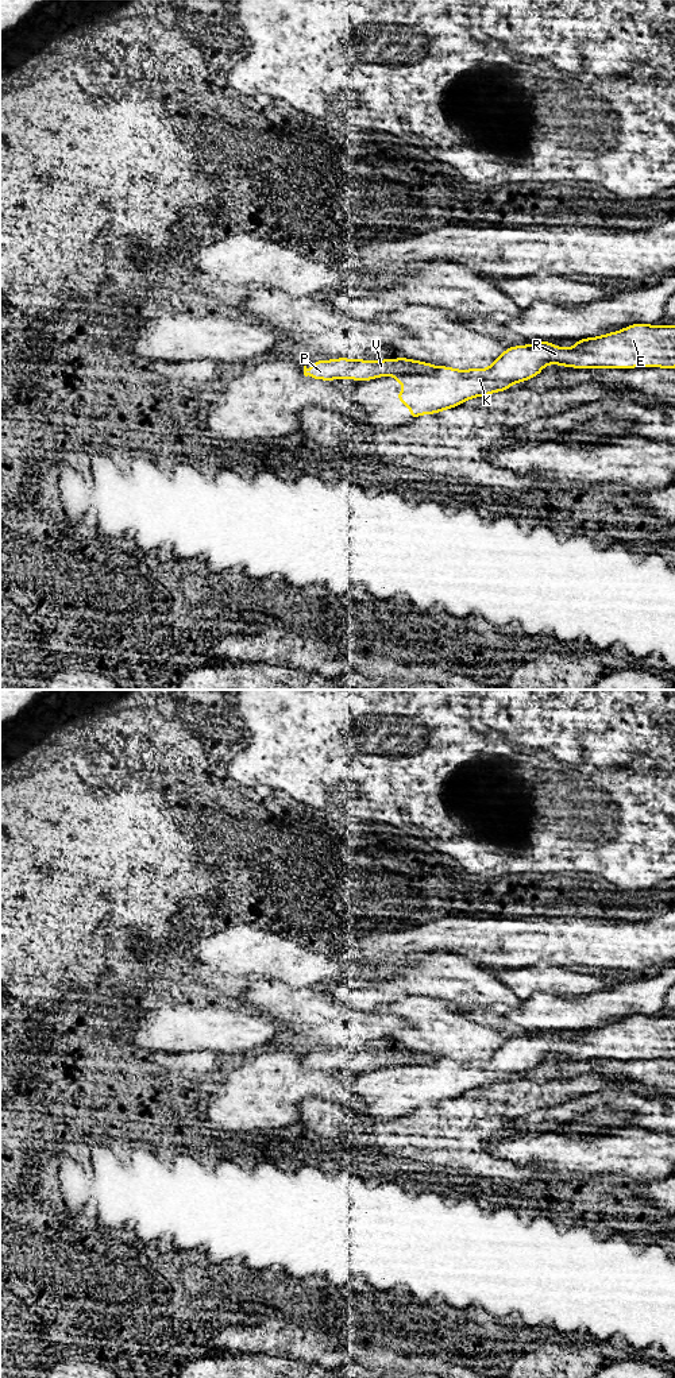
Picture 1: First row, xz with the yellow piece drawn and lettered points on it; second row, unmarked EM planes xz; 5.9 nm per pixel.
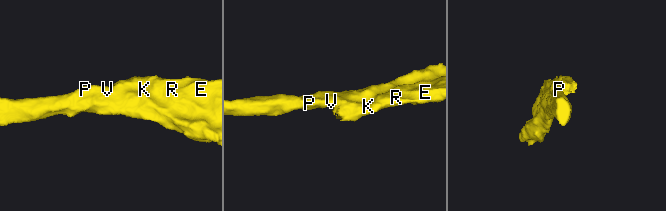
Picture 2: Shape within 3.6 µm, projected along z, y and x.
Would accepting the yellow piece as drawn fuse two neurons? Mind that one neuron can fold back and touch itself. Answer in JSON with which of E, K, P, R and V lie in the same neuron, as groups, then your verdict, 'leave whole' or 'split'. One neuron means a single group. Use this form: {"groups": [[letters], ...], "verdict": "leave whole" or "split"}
{"groups": [["E", "K", "R"], ["P", "V"]], "verdict": "split"}

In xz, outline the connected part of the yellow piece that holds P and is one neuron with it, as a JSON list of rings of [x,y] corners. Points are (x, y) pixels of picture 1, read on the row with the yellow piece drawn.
[[[338,358],[313,360],[309,370],[304,366],[304,375],[321,381],[354,379],[366,382],[381,377],[402,375],[406,373],[431,373],[436,368],[439,367],[432,363],[412,360],[409,358],[382,360]]]

